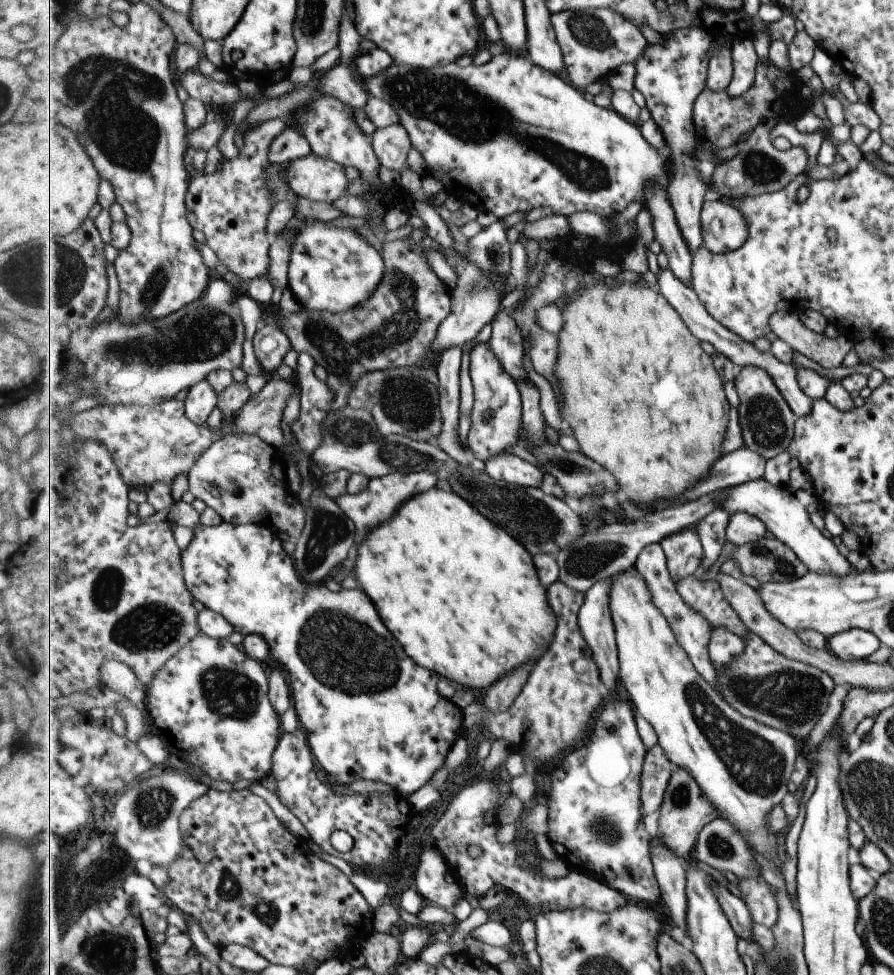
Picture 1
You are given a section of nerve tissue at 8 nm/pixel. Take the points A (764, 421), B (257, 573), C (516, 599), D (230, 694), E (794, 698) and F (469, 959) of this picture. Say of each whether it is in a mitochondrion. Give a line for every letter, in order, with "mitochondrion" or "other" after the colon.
A: mitochondrion
B: other
C: other
D: mitochondrion
E: mitochondrion
F: other

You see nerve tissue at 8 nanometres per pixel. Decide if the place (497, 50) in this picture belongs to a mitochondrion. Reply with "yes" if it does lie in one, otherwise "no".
no

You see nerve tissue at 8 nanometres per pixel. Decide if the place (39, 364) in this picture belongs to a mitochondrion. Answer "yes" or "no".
no

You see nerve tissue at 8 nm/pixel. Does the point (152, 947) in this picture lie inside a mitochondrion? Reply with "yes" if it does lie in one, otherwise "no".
no

